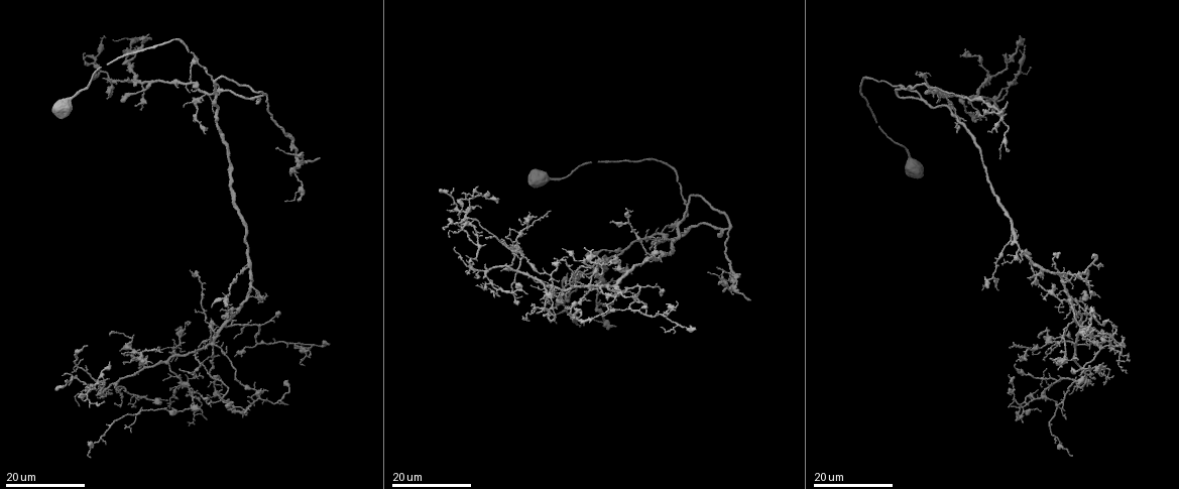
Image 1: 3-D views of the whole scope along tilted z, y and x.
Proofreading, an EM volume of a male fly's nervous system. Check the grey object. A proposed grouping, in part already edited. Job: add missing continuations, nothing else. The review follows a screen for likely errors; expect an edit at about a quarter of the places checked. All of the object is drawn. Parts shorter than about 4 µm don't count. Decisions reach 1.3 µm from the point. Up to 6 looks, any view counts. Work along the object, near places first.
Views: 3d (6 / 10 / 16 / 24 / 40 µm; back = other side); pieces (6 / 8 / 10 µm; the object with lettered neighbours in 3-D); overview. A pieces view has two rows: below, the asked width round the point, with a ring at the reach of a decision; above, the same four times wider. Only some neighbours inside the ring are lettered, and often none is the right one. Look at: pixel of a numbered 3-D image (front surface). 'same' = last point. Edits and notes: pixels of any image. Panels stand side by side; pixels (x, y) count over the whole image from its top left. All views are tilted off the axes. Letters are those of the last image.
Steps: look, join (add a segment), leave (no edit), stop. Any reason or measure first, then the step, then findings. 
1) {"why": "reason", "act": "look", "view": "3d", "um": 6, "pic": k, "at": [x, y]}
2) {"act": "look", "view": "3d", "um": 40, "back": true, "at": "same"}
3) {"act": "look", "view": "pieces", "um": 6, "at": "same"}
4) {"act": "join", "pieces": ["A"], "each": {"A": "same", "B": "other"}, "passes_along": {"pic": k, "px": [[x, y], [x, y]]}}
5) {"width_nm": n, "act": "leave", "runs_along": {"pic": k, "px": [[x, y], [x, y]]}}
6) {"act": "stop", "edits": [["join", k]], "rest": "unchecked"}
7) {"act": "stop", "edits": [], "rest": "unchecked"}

{"why": "thin end", "act": "look", "view": "3d", "um": 16, "pic": 1, "at": [318, 159]}

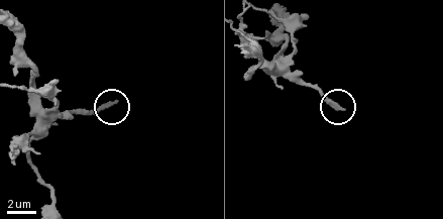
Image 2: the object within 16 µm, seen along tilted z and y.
{"why": "see the neighbours", "act": "look", "view": "pieces", "um": 10, "pic": 2, "at": [341, 107]}

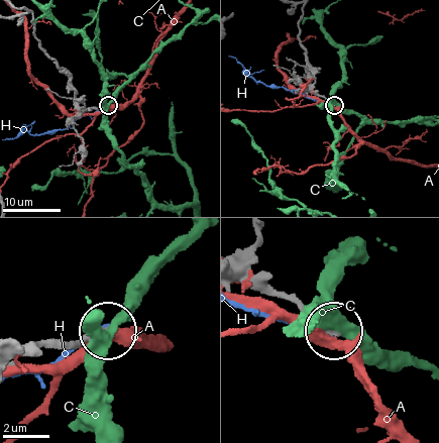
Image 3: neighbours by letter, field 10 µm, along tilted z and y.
{"act": "leave", "each": {"A": "other", "C": "other", "H": "other"}, "runs_along": {"pic": 3, "px": [[239, 261], [332, 329]]}, "found": "none of them fits"}

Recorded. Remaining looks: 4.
{"why": "an open end", "act": "look", "view": "3d", "um": 16, "pic": 1, "at": [277, 148]}

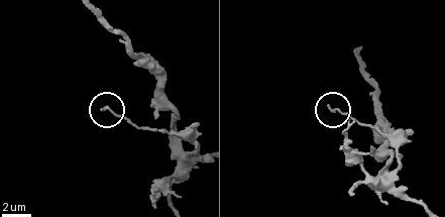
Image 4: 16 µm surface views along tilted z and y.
{"why": "closer look", "act": "look", "view": "3d", "um": 6, "pic": 4, "at": [103, 111]}

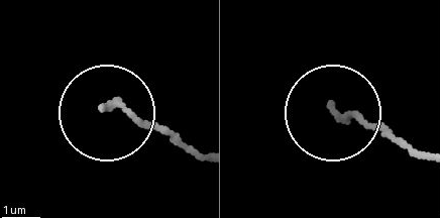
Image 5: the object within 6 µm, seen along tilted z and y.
{"act": "look", "view": "pieces", "um": 10, "pic": 5, "at": [106, 107]}

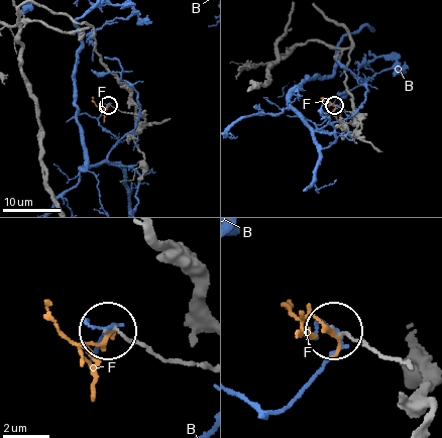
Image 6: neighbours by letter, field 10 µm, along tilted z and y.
{"act": "leave", "each": {"B": "other", "F": "other"}, "found": "no lettered segment goes on from it"}

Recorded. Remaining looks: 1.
{"act": "stop", "edits": [], "rest": "unchecked"}

